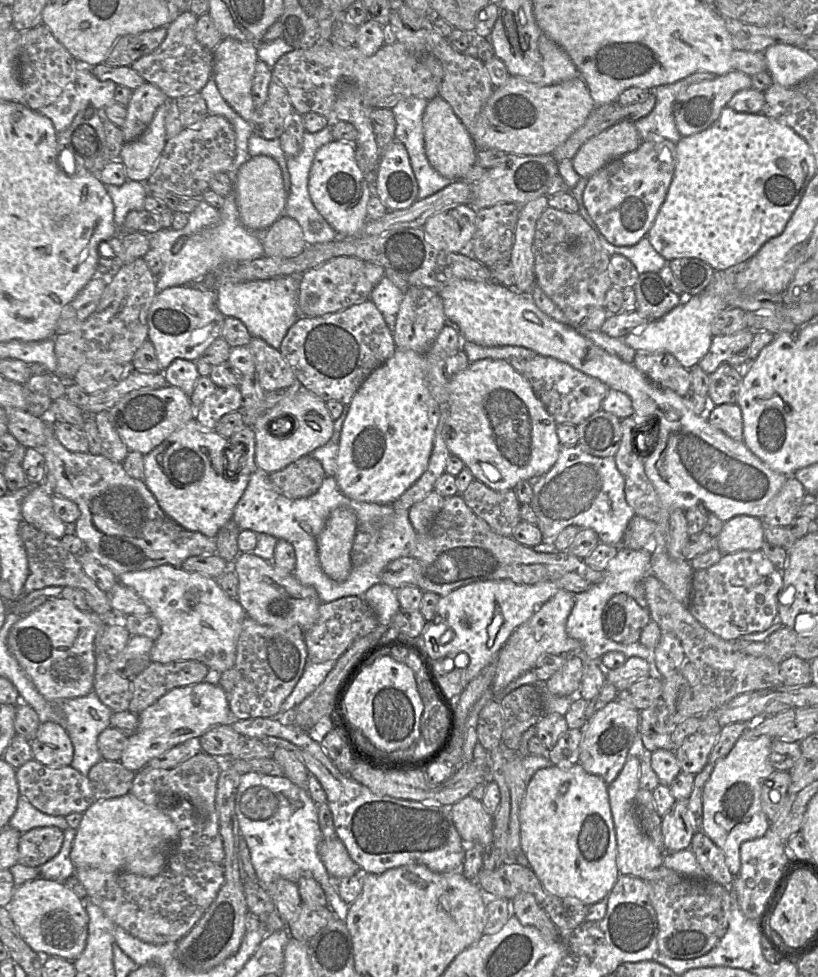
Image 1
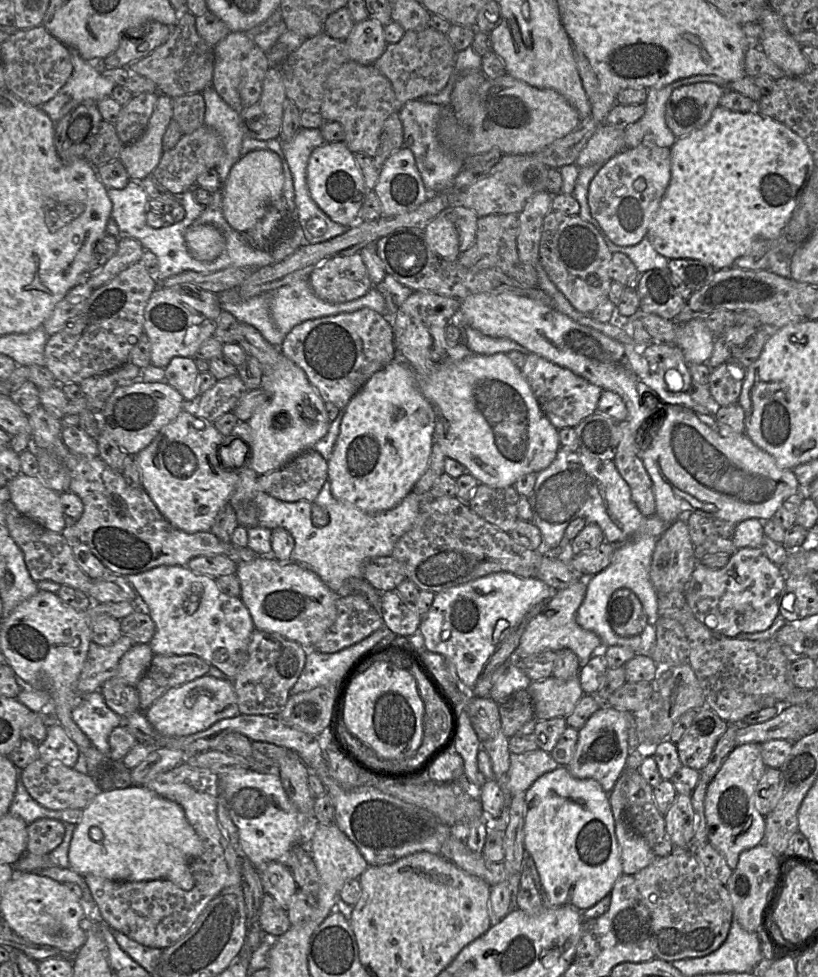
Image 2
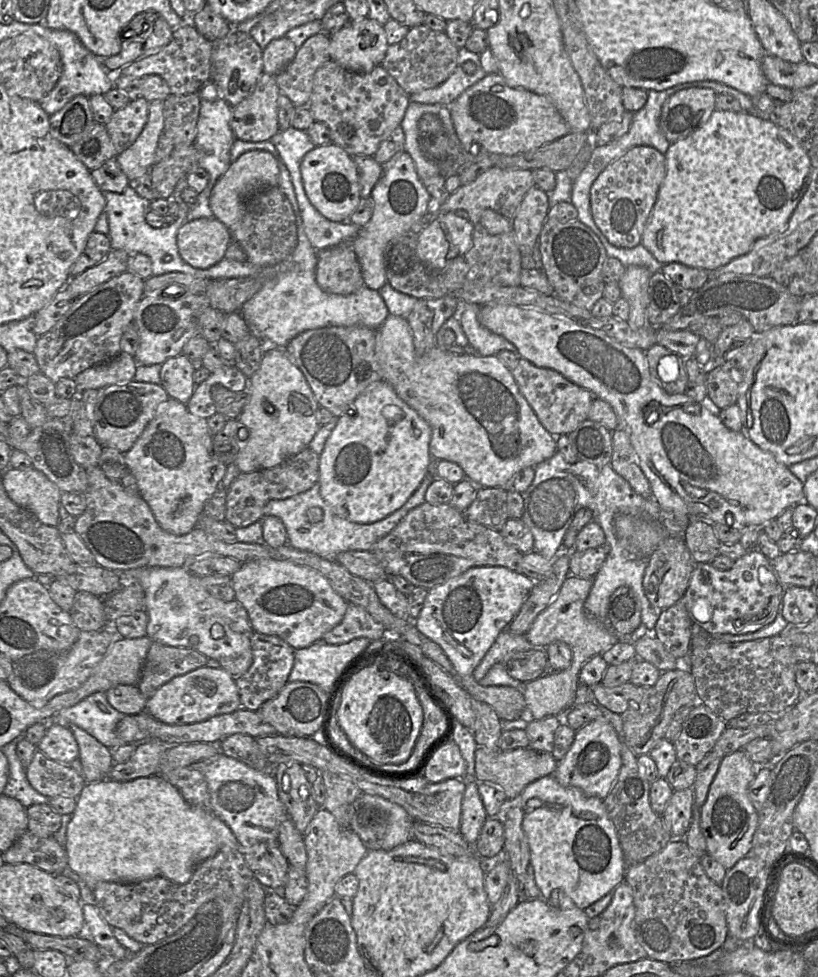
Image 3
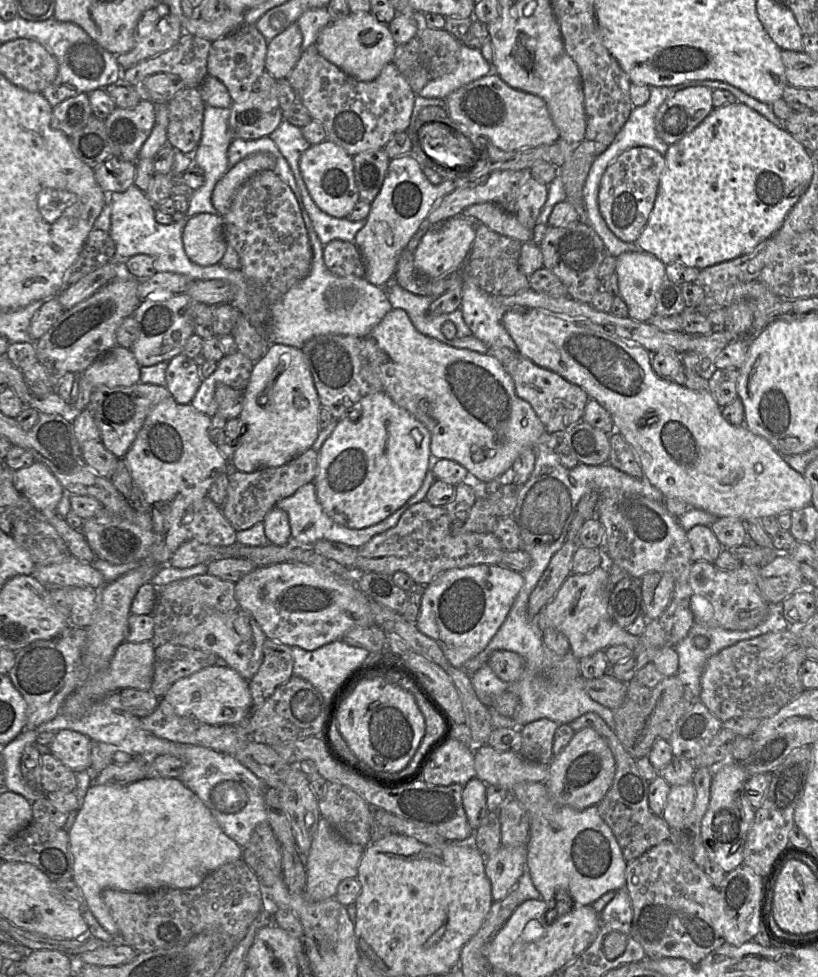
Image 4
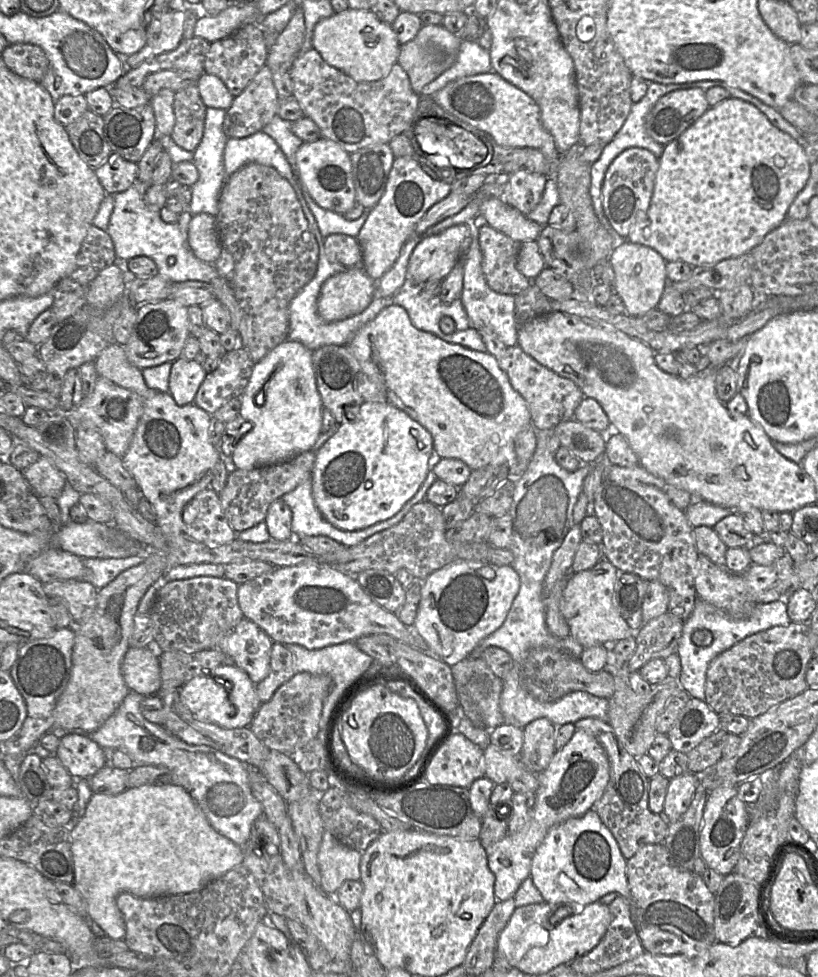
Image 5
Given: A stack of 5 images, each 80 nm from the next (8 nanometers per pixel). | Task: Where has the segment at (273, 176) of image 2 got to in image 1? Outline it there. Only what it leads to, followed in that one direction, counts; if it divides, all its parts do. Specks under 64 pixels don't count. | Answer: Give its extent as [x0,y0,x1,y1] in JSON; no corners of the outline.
[235,156,287,231]

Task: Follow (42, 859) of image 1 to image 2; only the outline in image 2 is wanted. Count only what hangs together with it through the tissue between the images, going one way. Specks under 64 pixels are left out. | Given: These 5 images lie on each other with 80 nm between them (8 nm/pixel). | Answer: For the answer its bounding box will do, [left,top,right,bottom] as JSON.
[26,818,65,855]

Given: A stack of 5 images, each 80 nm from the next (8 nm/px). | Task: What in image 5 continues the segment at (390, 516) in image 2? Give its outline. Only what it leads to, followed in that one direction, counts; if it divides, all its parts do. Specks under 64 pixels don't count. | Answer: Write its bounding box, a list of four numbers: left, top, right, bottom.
[281,470,438,547]

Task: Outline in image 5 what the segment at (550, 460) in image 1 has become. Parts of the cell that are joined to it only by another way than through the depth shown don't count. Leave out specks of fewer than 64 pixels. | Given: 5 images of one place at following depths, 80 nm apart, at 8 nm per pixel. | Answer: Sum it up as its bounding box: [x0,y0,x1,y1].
[347,304,531,470]

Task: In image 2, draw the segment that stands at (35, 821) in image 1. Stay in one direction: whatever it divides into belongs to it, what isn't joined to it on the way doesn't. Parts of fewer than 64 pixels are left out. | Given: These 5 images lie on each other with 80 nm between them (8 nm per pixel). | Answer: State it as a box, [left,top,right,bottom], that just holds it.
[8,769,61,825]

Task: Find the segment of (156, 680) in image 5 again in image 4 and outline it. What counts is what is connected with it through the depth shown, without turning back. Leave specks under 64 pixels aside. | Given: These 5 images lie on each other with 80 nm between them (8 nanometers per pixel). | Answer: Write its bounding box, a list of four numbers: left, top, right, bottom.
[100,641,155,694]

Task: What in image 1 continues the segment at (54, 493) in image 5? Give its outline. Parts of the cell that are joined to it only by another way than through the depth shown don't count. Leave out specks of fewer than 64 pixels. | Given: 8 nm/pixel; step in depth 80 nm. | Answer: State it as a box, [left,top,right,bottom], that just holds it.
[22,485,66,539]

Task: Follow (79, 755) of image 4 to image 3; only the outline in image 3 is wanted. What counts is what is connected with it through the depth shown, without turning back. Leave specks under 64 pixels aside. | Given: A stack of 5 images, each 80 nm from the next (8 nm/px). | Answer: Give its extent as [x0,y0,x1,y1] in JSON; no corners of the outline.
[37,725,79,765]

